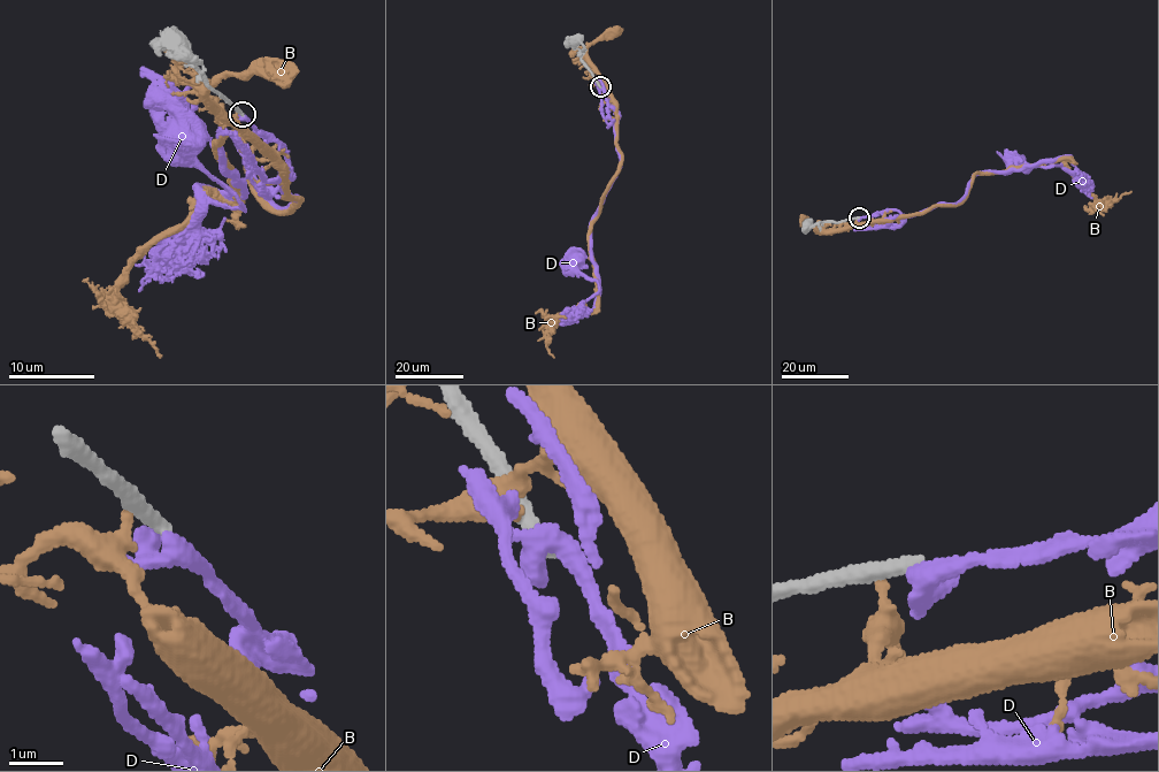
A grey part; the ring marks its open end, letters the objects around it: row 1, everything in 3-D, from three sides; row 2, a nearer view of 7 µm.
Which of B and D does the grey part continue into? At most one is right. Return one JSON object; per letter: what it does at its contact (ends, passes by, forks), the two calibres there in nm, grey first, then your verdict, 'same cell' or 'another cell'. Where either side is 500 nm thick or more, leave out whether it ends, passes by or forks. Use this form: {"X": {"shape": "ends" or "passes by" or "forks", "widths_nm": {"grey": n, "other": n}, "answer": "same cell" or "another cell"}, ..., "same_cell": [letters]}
{"B": {"shape": "ends", "widths_nm": {"grey": 400, "other": 320}, "answer": "another cell"}, "D": {"widths_nm": {"grey": 300, "other": 600}, "answer": "another cell"}, "same_cell": []}

